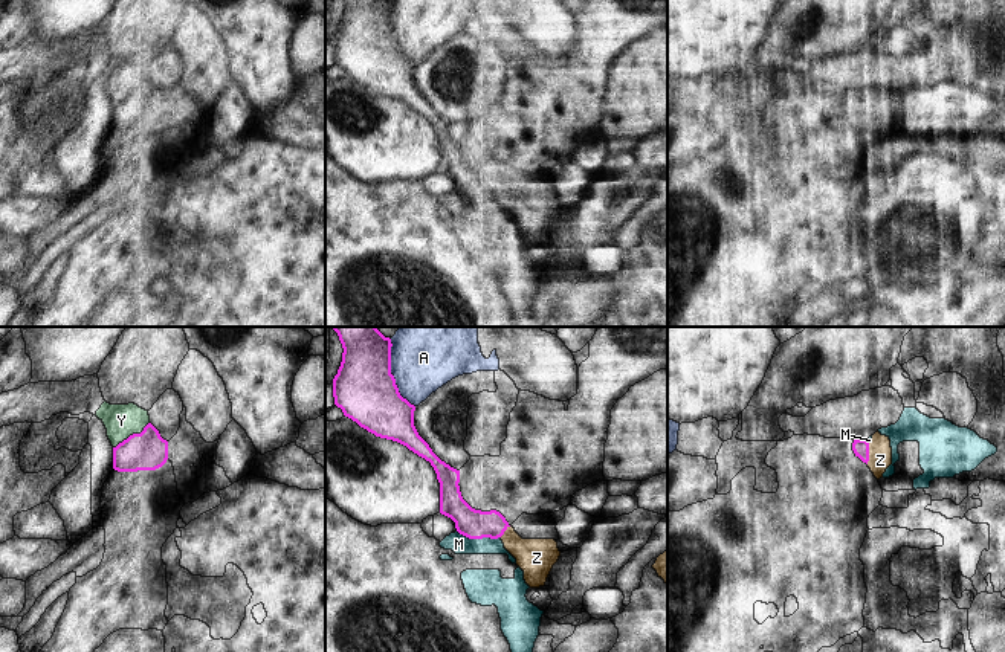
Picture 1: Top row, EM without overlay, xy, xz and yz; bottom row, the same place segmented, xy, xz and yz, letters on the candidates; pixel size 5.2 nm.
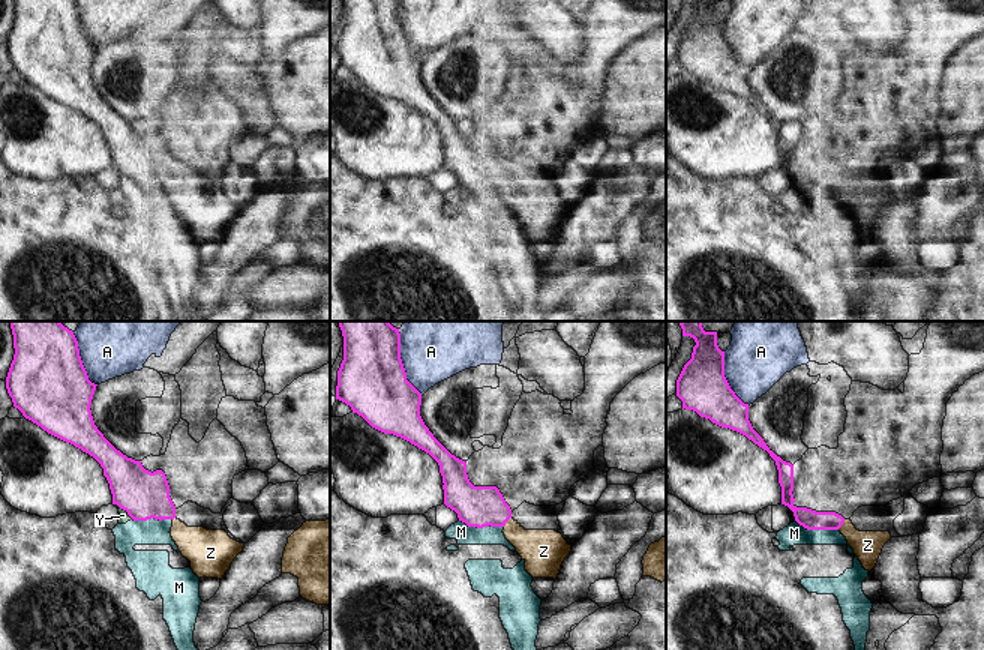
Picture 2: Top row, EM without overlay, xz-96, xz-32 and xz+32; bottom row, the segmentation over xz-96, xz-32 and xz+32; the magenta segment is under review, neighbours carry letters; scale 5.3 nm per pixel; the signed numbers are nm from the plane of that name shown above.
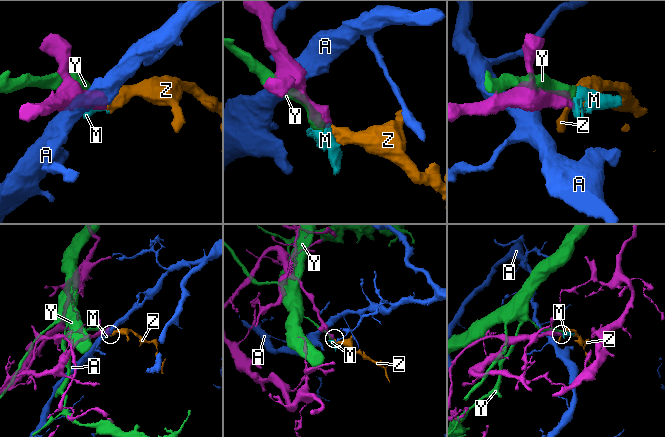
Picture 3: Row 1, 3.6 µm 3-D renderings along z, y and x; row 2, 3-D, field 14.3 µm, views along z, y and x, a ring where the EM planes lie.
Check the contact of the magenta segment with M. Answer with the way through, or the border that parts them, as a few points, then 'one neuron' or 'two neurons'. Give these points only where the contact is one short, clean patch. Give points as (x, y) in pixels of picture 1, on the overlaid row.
along xz (457, 530), (469, 538), (500, 538) | two neurons

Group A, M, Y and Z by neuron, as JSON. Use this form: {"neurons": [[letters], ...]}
{"neurons": [["A"], ["M", "Y"], ["Z"]]}

